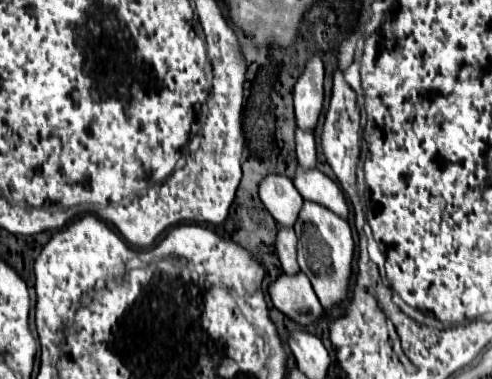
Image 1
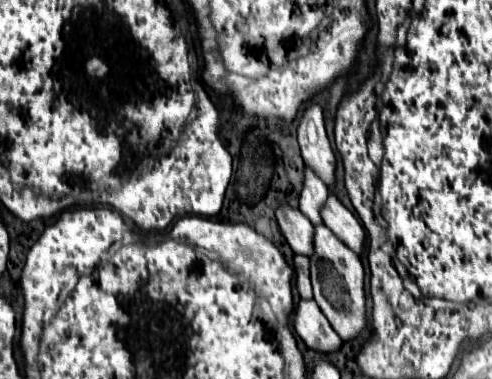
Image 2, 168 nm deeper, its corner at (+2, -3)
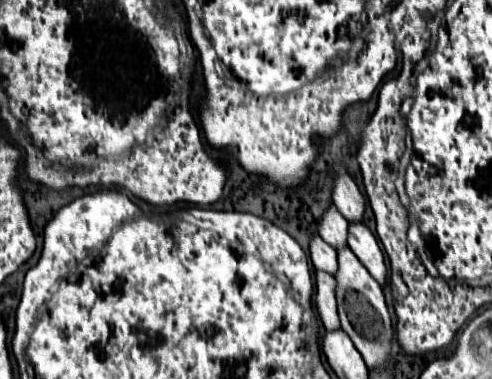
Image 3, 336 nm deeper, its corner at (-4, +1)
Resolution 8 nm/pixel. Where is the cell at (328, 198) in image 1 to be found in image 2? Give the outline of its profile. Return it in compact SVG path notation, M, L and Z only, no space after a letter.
M329 196L327 204L321 210L321 216L325 220L325 226L335 236L339 236L345 246L349 246L357 256L361 256L365 246L365 228L335 196Z

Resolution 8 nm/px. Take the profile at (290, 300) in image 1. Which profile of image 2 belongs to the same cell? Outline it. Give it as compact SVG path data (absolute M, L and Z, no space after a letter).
M301 300L295 308L293 322L295 332L307 344L307 348L319 354L331 354L343 346L343 340L337 336L337 332L333 332L331 324L325 320L315 300Z

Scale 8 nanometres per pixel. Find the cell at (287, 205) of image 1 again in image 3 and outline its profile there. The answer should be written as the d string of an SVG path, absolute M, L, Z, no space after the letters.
M311 236L311 242L309 242L309 254L311 254L311 262L315 268L319 270L325 270L329 274L335 274L335 248L329 246L321 236Z

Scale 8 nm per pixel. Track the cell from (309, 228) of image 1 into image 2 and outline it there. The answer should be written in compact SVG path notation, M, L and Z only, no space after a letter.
M315 226L315 254L311 256L311 284L315 292L315 302L343 342L355 340L369 324L363 282L365 270L359 256L355 256L353 250L341 244L341 240L327 226Z

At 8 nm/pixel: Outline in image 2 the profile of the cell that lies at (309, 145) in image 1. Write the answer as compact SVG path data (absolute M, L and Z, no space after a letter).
M305 170L305 182L303 182L303 192L299 200L299 210L317 226L323 224L321 220L321 204L325 204L329 192L321 178L313 170Z

